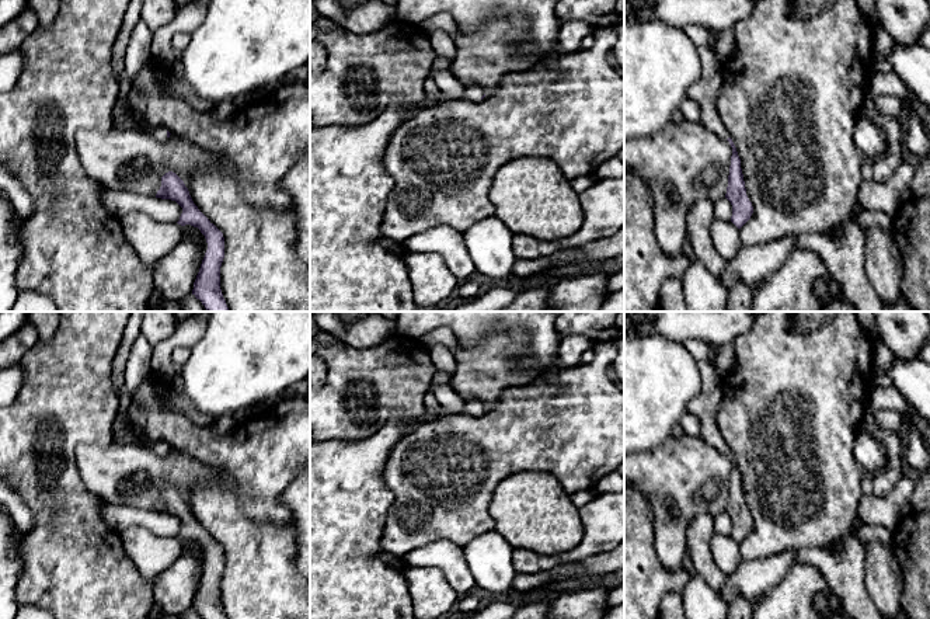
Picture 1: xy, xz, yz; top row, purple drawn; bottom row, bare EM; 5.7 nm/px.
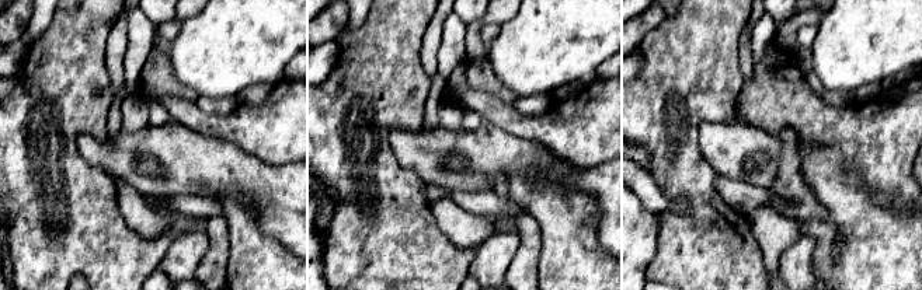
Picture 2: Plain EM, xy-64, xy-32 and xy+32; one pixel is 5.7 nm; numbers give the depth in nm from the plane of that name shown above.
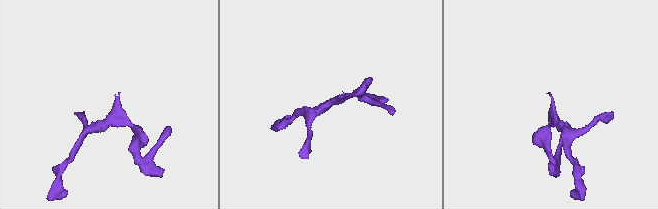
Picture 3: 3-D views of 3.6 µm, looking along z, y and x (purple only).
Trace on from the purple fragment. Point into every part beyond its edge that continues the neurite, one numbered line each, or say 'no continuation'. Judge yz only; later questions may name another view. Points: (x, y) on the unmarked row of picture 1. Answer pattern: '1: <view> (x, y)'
no continuation

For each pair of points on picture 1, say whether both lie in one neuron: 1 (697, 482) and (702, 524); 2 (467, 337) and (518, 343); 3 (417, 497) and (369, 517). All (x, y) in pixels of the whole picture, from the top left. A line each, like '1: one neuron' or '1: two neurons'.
1: two neurons
2: two neurons
3: two neurons

